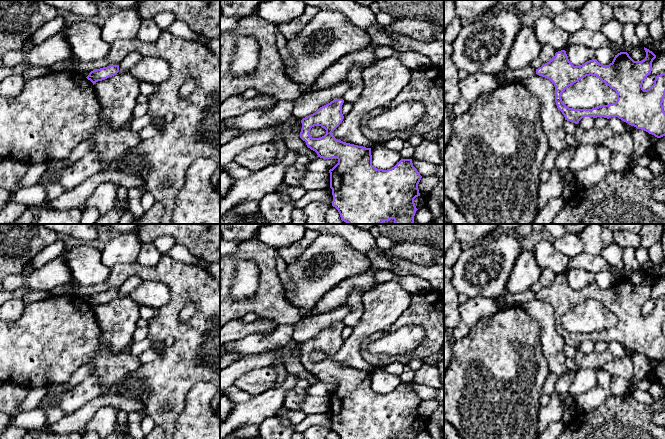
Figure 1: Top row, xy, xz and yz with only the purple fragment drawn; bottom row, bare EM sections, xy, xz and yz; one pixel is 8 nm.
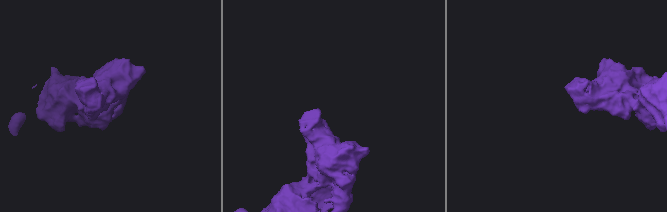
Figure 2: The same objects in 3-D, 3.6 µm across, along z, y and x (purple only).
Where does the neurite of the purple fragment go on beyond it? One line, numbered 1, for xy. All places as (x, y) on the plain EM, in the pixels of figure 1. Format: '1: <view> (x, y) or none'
1: none

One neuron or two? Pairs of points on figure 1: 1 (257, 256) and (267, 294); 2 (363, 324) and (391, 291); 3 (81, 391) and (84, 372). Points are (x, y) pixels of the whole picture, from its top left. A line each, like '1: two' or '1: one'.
1: one
2: one
3: two

